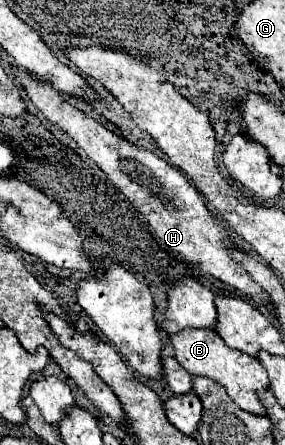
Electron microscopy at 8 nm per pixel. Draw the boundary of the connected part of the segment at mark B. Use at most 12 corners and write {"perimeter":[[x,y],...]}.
{"perimeter":[[213,329],[171,335],[173,357],[211,377],[243,411],[265,415],[269,377]]}

